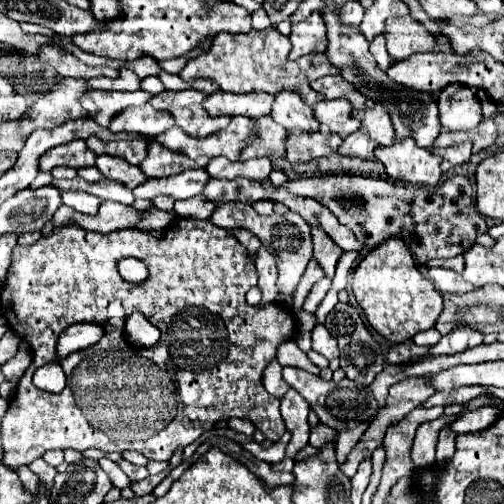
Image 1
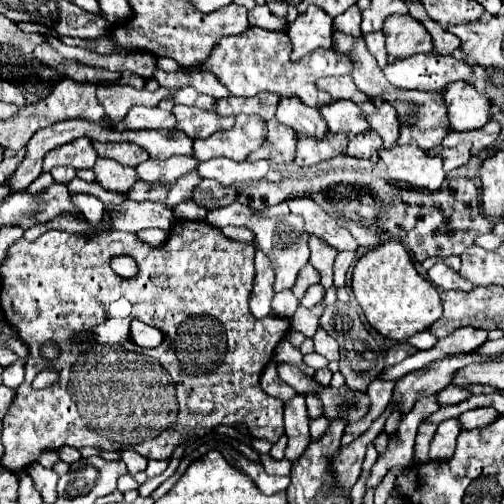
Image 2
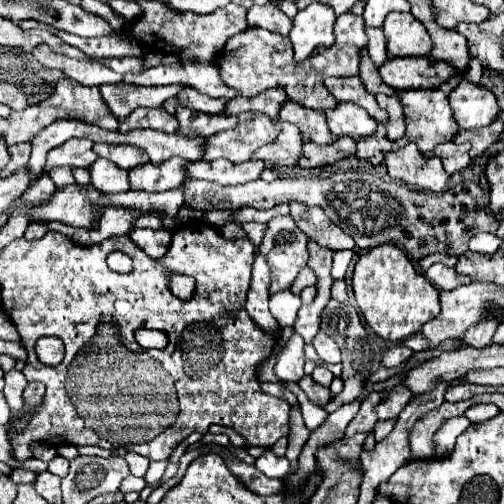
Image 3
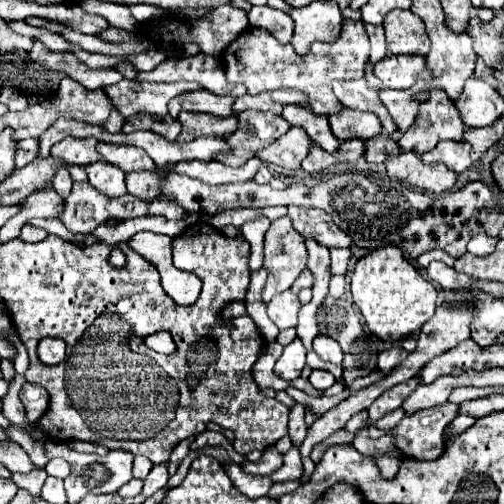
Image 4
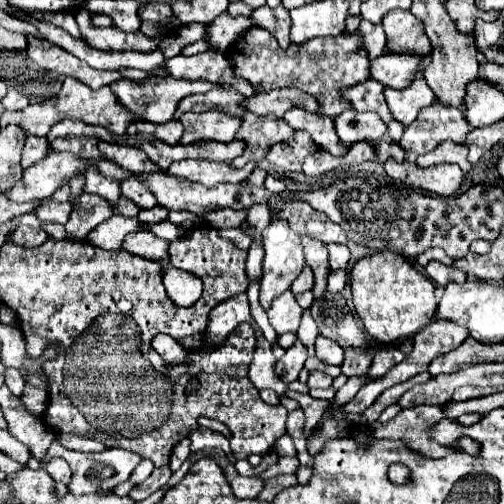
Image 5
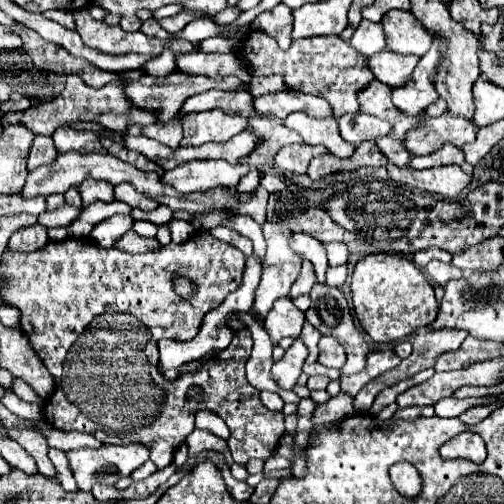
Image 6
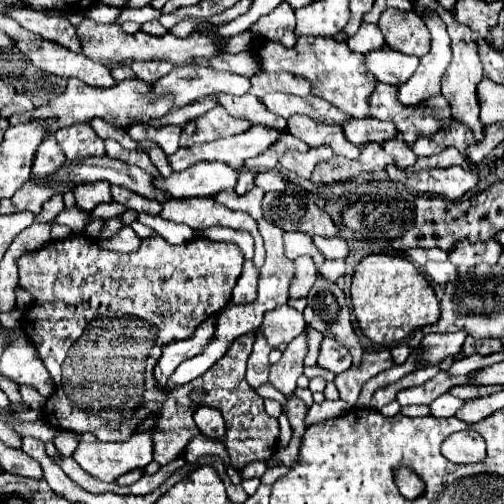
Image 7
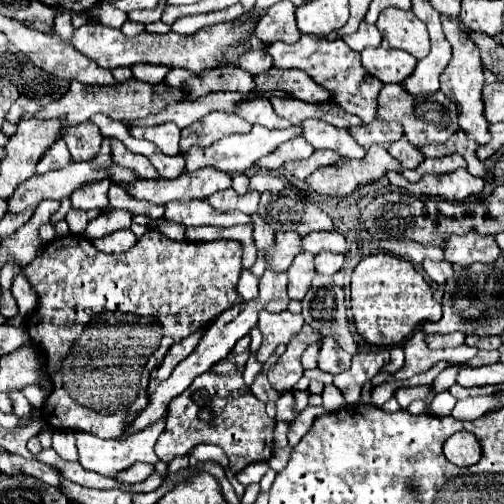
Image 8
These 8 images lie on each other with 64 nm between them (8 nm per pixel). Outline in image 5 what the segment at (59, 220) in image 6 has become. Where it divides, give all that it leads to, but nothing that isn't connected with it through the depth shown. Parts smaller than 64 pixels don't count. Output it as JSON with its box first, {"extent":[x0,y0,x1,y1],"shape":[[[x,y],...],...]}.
{"extent":[40,198,72,224],"shape":[[[54,198],[42,200],[42,208],[40,208],[40,220],[42,224],[66,224],[72,212],[72,204],[68,202],[56,202]]]}

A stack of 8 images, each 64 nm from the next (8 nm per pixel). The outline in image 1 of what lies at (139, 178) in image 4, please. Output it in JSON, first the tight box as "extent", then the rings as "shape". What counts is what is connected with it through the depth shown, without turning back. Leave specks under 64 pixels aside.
{"extent":[140,144,208,178],"shape":[[[152,144],[146,160],[140,164],[140,170],[144,172],[146,178],[168,178],[168,176],[174,176],[174,174],[190,170],[190,168],[202,168],[204,164],[208,164],[208,158],[206,158],[206,162],[190,160],[184,154],[176,154],[176,152],[162,148],[160,144]]]}

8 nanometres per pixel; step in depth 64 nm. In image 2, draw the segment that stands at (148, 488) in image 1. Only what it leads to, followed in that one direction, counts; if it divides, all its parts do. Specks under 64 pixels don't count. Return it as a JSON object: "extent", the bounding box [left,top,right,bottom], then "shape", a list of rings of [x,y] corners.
{"extent":[137,476,162,498],"shape":[[[158,476],[156,479],[148,479],[146,482],[140,485],[140,487],[137,489],[139,496],[146,498],[149,497],[152,492],[160,486],[162,483],[162,476]]]}

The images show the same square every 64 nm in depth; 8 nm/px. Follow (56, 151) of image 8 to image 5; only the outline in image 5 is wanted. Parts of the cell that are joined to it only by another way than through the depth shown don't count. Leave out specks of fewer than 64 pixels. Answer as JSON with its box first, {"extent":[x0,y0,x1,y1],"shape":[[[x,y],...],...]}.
{"extent":[22,136,52,168],"shape":[[[28,136],[28,140],[26,140],[26,154],[22,156],[22,168],[28,168],[30,164],[36,164],[44,156],[48,156],[50,152],[52,152],[52,146],[50,146],[48,138]]]}

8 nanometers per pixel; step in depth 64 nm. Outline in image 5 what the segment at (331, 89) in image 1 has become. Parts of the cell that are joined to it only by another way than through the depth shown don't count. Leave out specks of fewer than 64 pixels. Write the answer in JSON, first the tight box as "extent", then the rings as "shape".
{"extent":[344,80,404,140],"shape":[[[366,80],[364,84],[358,84],[356,88],[348,88],[344,92],[344,96],[352,102],[354,110],[358,112],[376,112],[388,126],[388,134],[392,140],[400,140],[404,124],[400,124],[392,112],[388,110],[388,104],[384,100],[384,84],[376,82],[376,80]]]}

